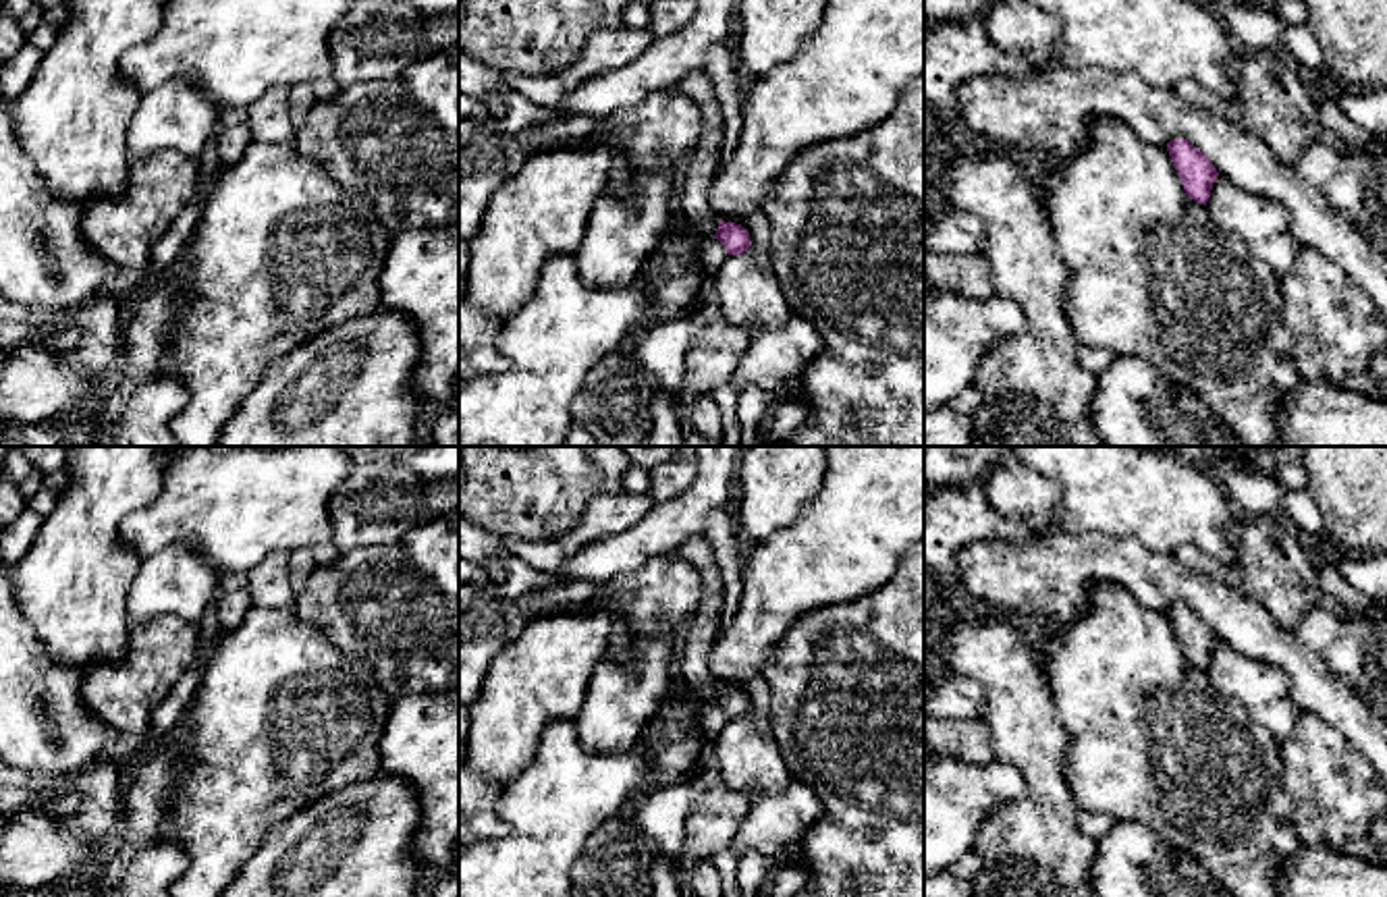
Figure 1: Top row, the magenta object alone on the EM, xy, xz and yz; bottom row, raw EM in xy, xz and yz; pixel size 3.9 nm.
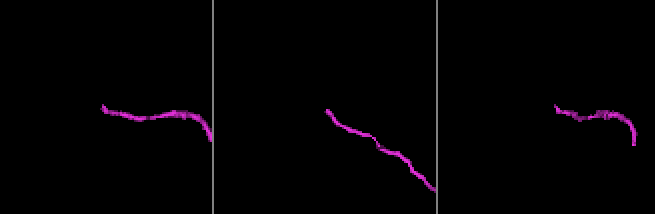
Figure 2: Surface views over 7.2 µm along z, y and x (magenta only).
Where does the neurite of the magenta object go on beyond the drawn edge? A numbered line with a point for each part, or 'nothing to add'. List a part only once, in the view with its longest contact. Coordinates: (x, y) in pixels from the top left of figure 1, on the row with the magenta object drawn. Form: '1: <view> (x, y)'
1: xz (694, 181)

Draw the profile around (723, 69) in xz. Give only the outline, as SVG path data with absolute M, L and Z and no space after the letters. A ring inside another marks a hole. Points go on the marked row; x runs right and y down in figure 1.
M731 37L708 50L706 71L725 114L725 137L718 162L725 164L739 141L743 127L741 106L747 79L741 73L735 42Z

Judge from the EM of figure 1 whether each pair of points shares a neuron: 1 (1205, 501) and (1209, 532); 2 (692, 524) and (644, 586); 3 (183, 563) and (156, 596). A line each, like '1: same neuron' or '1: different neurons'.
1: same neuron
2: different neurons
3: same neuron

